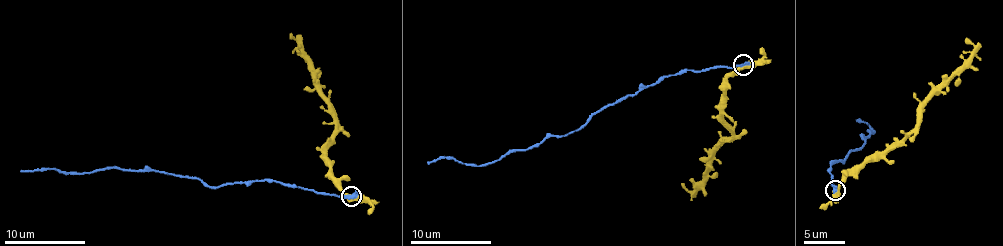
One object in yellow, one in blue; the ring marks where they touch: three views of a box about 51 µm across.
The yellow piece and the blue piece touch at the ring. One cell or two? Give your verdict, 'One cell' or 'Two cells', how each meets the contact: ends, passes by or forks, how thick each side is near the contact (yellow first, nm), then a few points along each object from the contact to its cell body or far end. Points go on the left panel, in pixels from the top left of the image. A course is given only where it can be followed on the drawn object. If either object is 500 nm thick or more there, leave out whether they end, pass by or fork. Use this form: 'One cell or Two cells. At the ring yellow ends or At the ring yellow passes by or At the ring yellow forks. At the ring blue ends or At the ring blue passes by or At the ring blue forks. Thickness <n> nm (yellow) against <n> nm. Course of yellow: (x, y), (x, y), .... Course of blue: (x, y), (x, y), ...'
Two cells. Thickness 500 nm (yellow) against 400 nm. Course of yellow: (350, 196), (335, 182), (326, 161), (324, 148), (333, 124), (332, 105), (322, 94), (315, 68), (291, 32). Course of blue: (350, 196), (322, 195), (281, 181), (208, 187), (196, 178), (115, 167), (89, 172), (20, 171)

